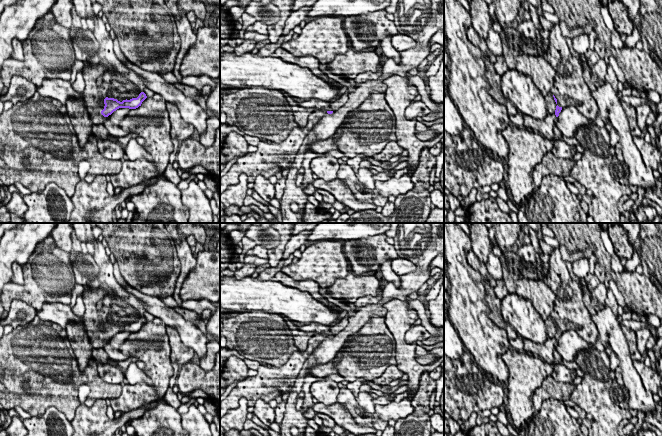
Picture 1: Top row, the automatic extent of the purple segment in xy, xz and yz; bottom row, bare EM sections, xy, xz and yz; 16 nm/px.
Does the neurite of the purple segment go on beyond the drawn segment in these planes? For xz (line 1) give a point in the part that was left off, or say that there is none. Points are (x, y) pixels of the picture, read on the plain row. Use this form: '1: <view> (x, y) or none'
1: none

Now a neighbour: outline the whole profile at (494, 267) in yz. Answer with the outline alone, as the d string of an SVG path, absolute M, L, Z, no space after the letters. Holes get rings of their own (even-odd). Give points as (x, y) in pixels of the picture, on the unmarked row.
M490 253L485 266L495 280L503 279L502 264L498 256Z

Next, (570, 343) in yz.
M571 329L562 332L555 349L564 360L573 362L576 361L576 357L580 351L588 351L594 347L595 345L587 343L576 331Z

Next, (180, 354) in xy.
M166 326L166 332L171 347L171 362L176 362L179 366L190 362L195 355L195 351L191 348L186 347L182 343L180 335L176 329L170 326Z

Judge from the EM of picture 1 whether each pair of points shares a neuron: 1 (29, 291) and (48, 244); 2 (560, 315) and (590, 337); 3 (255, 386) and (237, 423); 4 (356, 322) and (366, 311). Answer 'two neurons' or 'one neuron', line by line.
1: one neuron
2: one neuron
3: two neurons
4: one neuron

